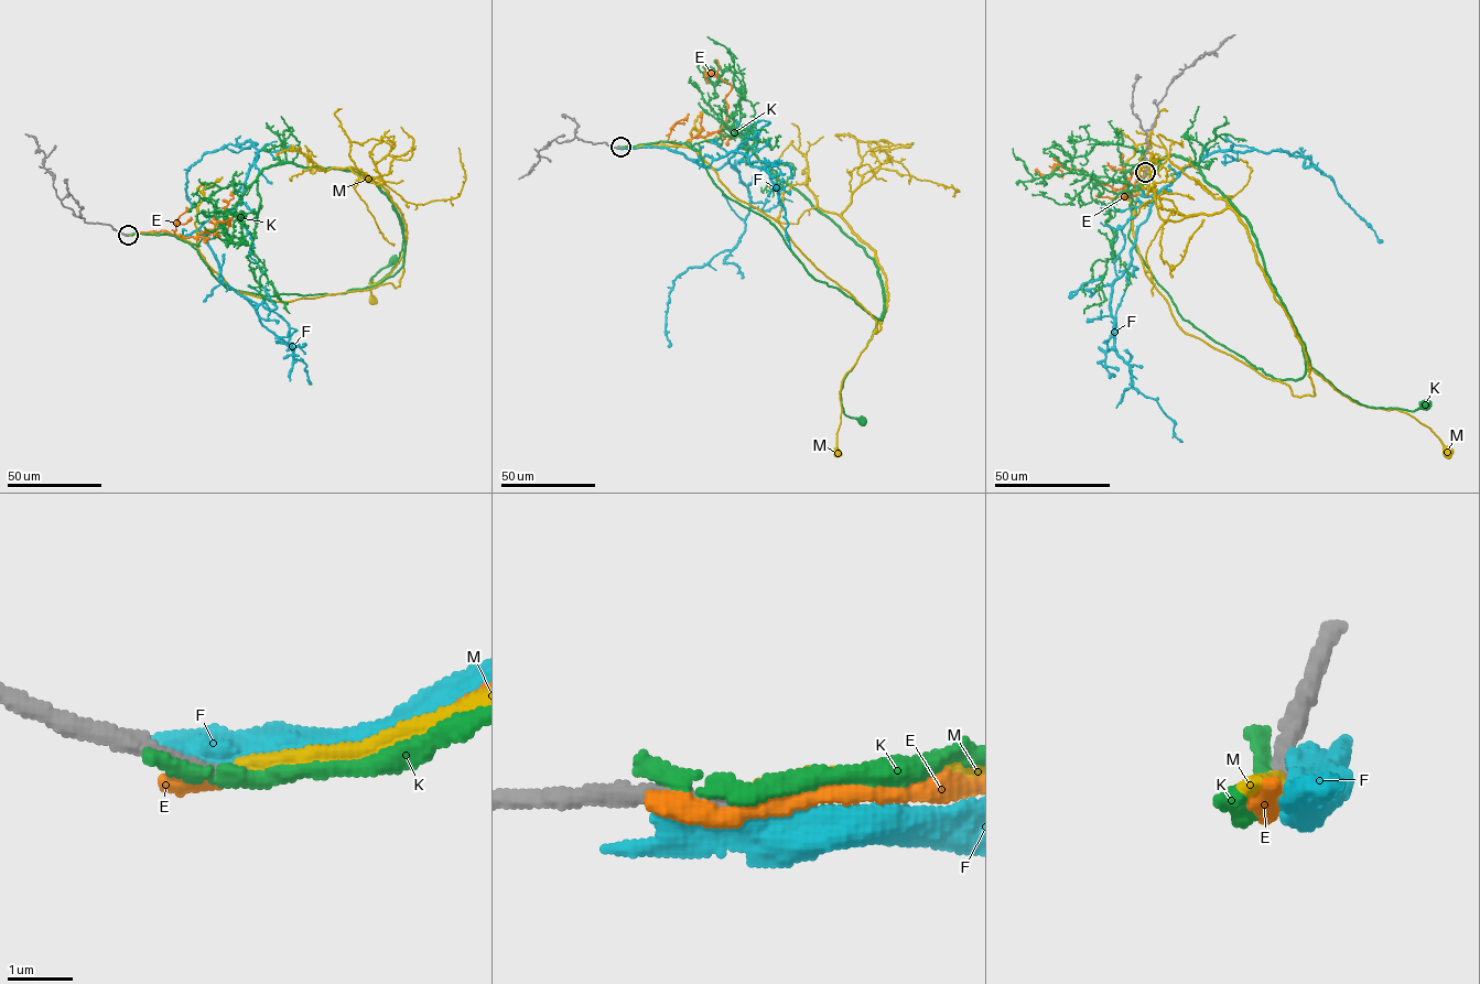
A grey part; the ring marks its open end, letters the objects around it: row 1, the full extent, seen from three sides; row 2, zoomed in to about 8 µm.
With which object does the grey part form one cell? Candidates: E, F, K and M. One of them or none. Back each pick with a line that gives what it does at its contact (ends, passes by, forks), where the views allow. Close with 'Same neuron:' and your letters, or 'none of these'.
M: it ends there
Same neuron: M

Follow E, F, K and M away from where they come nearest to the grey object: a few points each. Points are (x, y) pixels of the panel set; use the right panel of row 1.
E: (1145, 171), (1135, 181), (1134, 196), (1129, 197), (1122, 190), (1059, 163), (1045, 175), (1036, 169)
F: (1145, 171), (1141, 188), (1153, 197), (1219, 151), (1296, 151), (1332, 179), (1382, 241)
K: (1145, 171), (1129, 236), (1181, 319), (1272, 378), (1304, 376), (1300, 337), (1310, 366), (1363, 406), (1424, 406)
M: (1145, 172), (1132, 234), (1183, 332), (1293, 395), (1314, 396), (1308, 361), (1358, 404), (1408, 413), (1447, 452)

